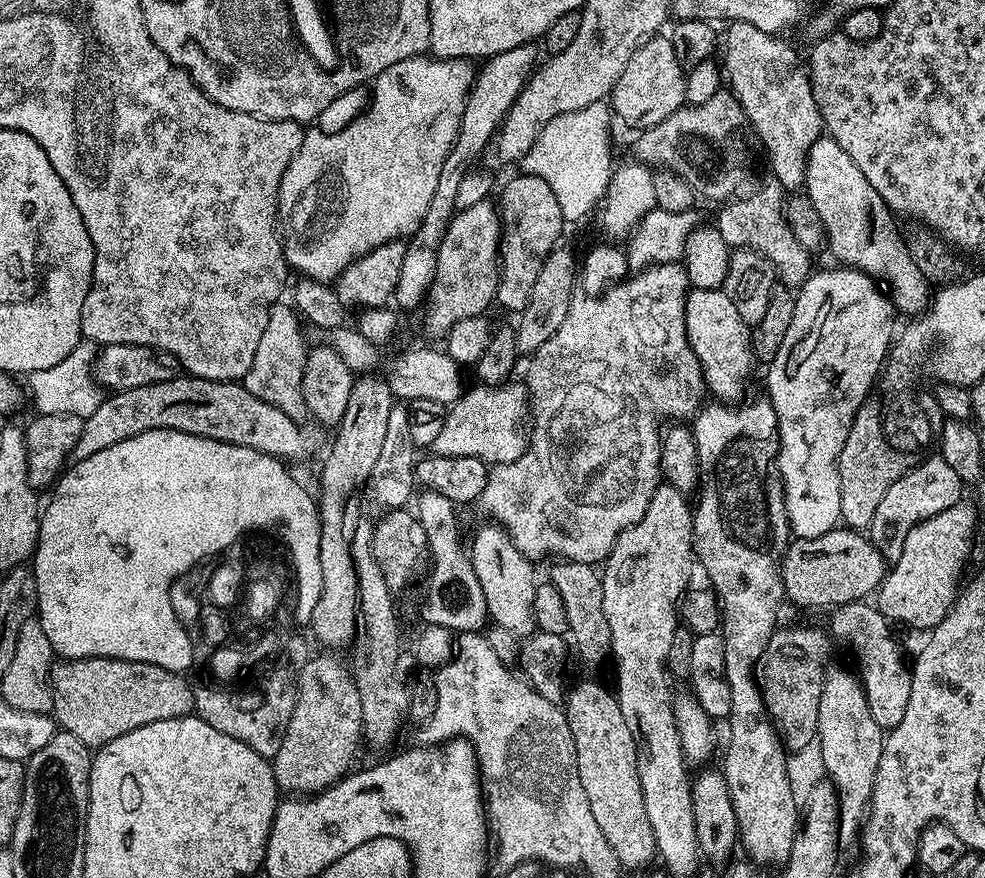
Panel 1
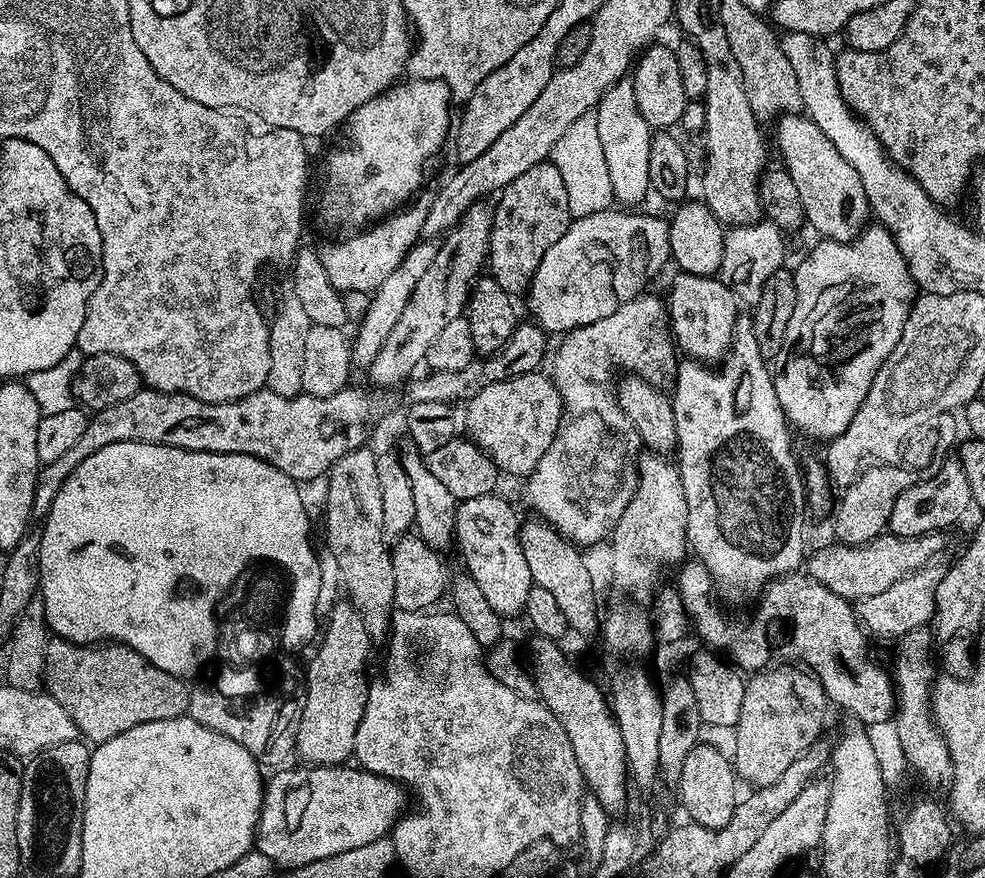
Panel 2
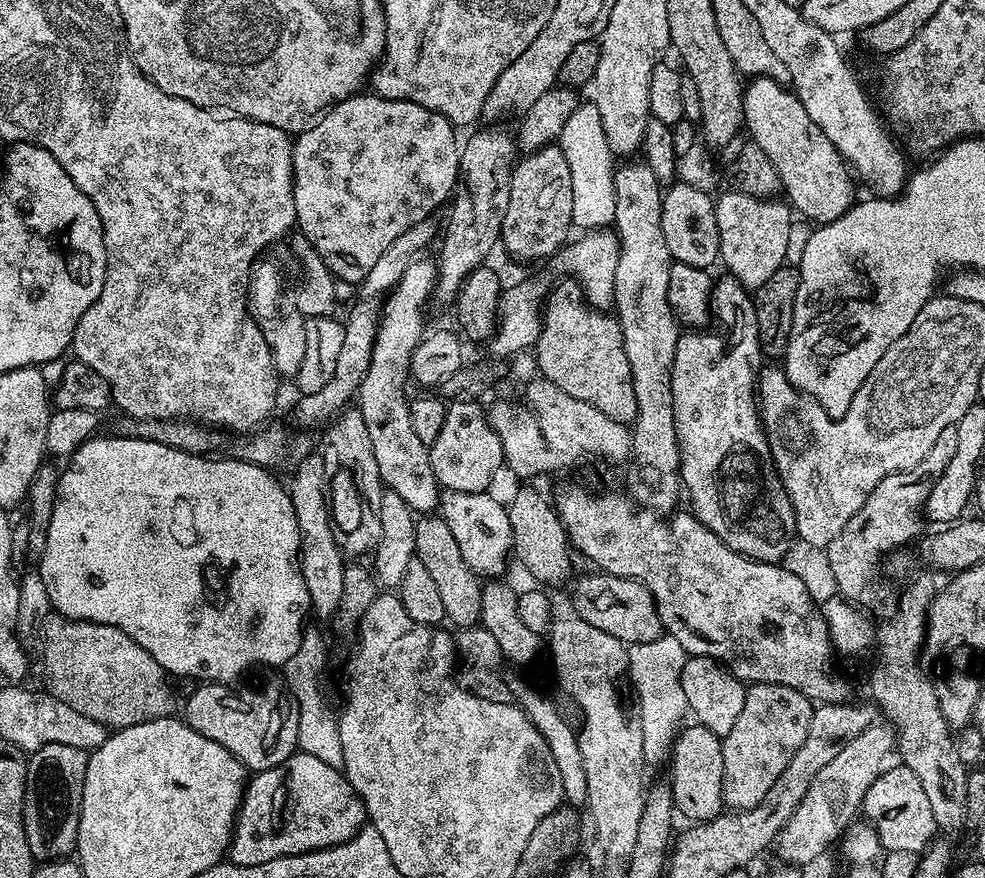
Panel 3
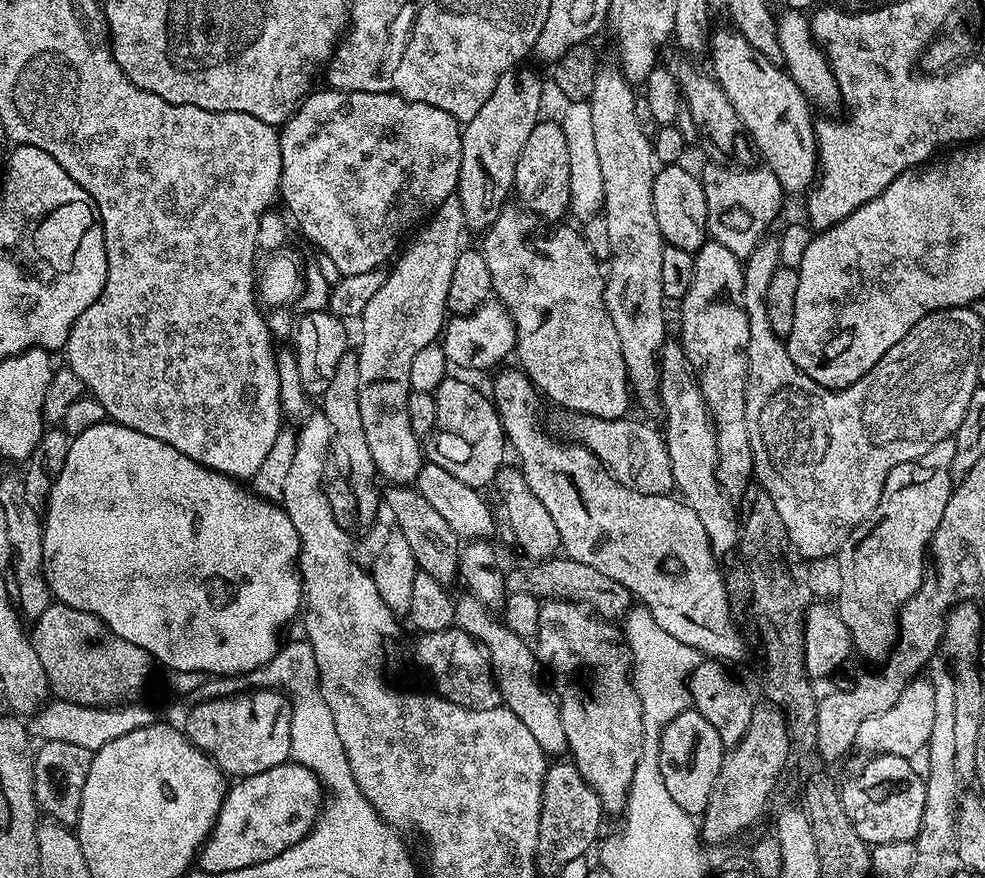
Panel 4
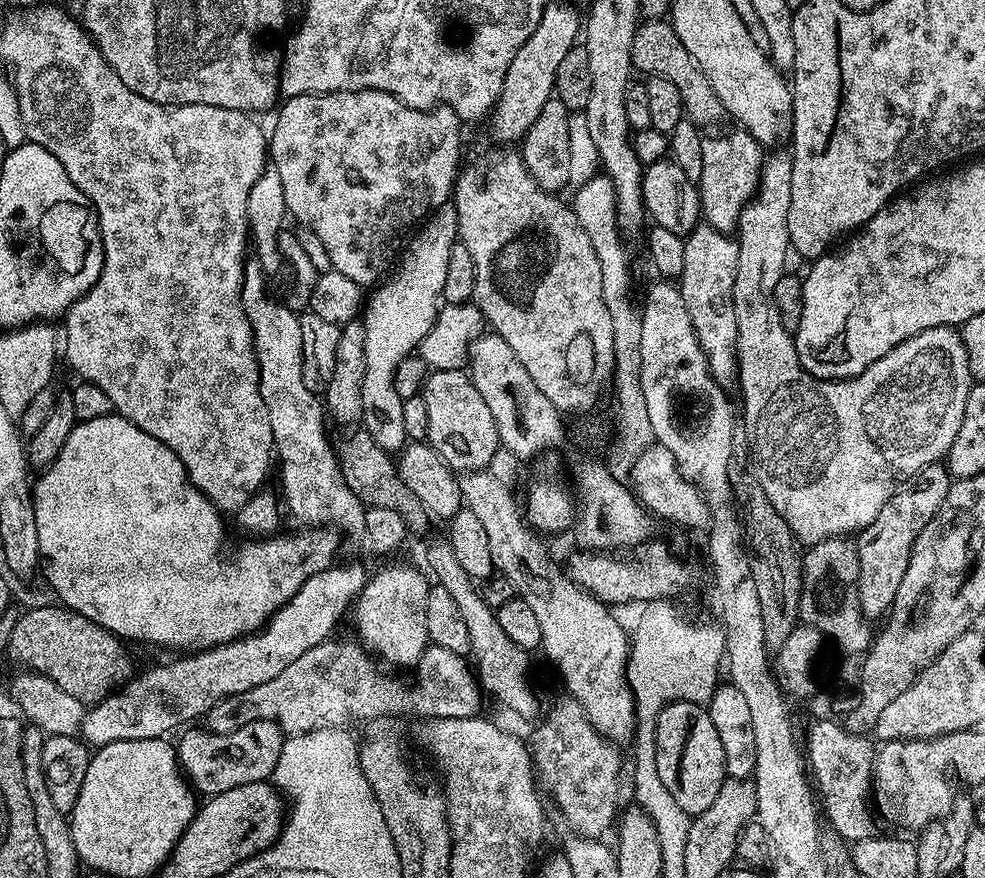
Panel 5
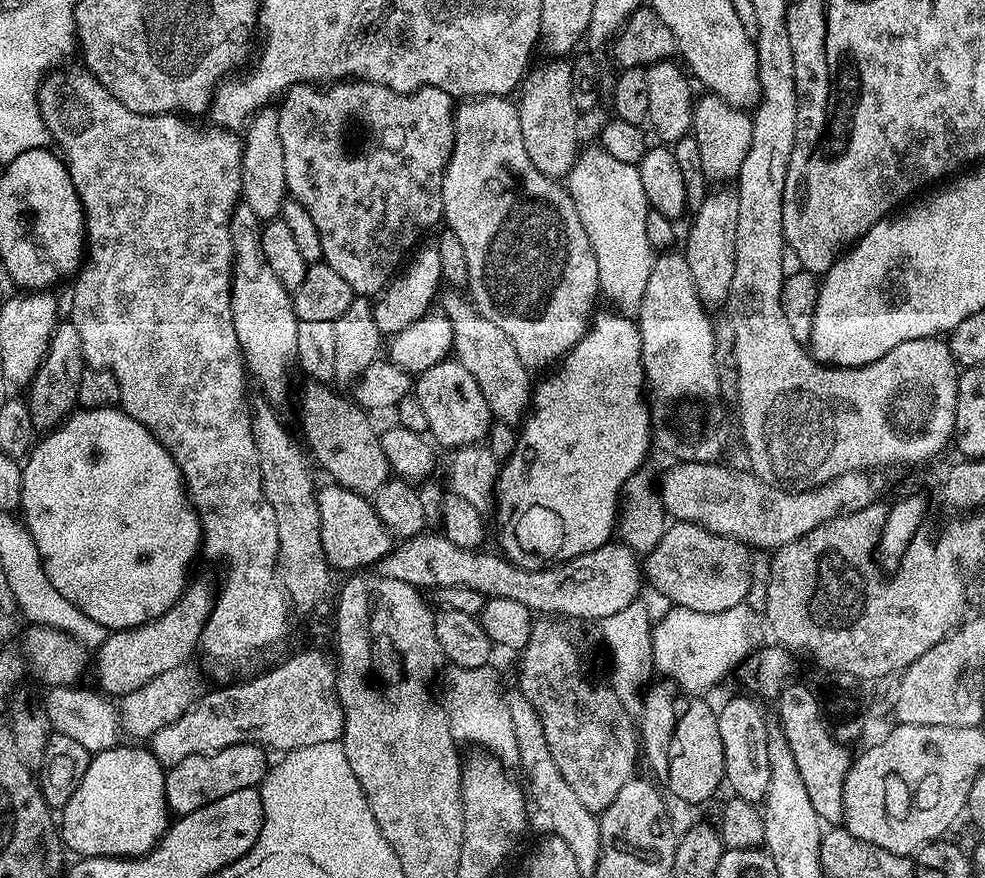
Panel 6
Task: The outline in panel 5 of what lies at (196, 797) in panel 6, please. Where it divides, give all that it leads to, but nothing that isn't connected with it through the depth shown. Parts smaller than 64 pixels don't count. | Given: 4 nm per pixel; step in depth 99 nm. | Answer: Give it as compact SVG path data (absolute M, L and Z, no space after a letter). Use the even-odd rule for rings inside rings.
M274 720L252 721L230 733L216 733L204 726L196 727L200 726L188 726L179 733L180 744L175 745L175 750L181 769L190 777L195 791L204 798L234 790L234 786L268 780L286 739L286 733Z

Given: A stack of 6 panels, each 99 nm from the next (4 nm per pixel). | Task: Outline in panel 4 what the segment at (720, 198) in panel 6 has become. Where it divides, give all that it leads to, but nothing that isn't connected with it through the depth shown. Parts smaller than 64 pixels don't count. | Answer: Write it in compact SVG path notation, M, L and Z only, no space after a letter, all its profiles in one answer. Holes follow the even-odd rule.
M711 238L704 241L694 254L696 261L692 267L690 290L679 301L680 333L678 339L684 347L684 356L700 387L702 398L712 414L712 424L716 427L718 446L718 466L716 477L724 491L729 494L743 493L753 479L752 451L746 434L746 382L748 381L748 343L750 342L750 322L744 309L744 266L743 263L726 250L718 241Z

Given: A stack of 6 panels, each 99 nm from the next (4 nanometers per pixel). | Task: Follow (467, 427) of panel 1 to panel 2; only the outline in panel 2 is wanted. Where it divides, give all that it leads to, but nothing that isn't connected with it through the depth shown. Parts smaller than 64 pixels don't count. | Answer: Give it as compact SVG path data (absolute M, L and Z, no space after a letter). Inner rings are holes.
M543 371L527 372L521 376L515 376L502 382L494 382L474 398L467 401L465 412L462 412L462 424L468 427L467 435L473 444L477 444L485 454L496 463L501 473L509 472L512 476L527 477L542 462L542 456L546 450L550 450L550 444L554 442L556 431L560 429L560 421L564 418L564 402L554 381Z

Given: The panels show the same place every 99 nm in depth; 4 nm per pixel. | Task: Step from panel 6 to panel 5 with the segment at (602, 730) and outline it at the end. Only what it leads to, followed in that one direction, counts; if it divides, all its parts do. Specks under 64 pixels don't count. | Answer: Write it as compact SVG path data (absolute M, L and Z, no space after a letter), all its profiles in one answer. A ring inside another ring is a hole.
M567 694L561 695L561 700L556 700L552 705L547 705L546 711L543 713L540 725L536 728L536 733L533 734L532 740L530 739L530 751L532 754L532 760L534 763L535 771L538 773L539 779L542 781L543 787L544 784L548 787L548 792L550 795L556 799L556 804L560 807L560 812L564 815L564 820L569 824L571 831L578 836L590 836L593 838L603 837L605 834L604 831L608 827L615 825L618 820L618 812L616 816L616 803L620 800L620 752L621 749L617 745L613 744L612 741L607 740L604 735L601 734L598 730L594 730L594 726L590 722L590 718L586 718L586 714L582 710L582 706L577 702L574 697Z

